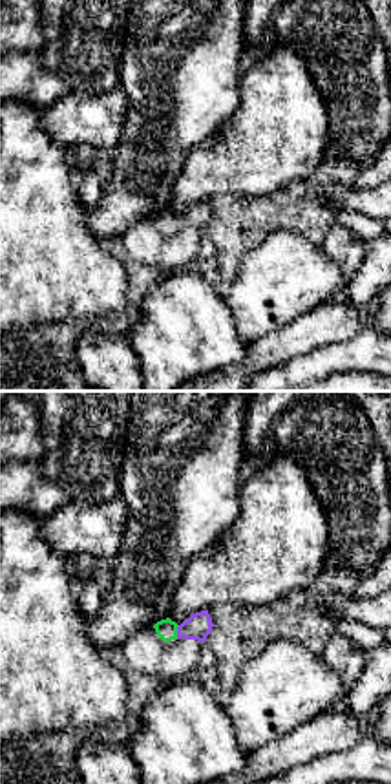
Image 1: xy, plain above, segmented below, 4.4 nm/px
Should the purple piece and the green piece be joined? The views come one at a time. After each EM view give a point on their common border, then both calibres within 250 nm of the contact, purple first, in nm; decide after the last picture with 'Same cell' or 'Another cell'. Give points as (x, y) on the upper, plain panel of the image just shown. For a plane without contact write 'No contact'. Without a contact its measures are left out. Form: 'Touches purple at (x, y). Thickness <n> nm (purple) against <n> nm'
Touches purple at (178, 222). Thickness 110 nm (purple) against 90 nm

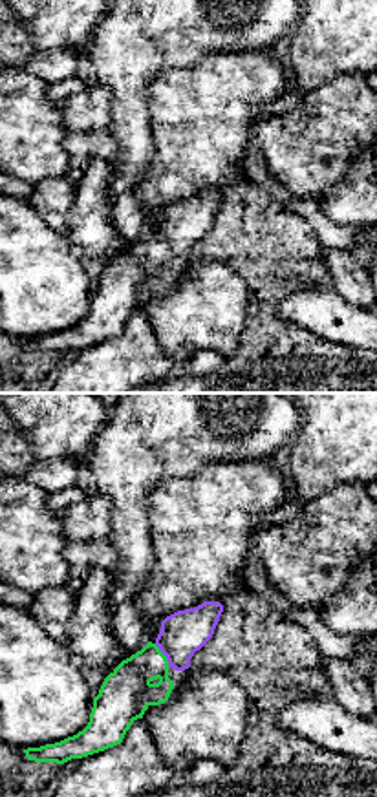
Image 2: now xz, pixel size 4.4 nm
Touches purple at (163, 244). Thickness 200 nm (purple) against 220 nm

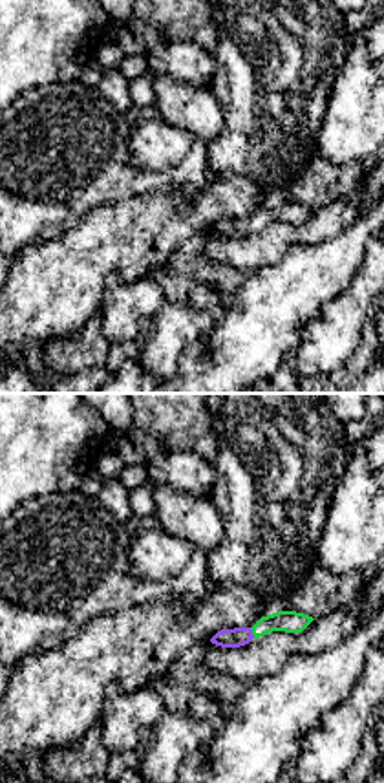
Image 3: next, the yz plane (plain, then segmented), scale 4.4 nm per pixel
Touches purple at (251, 224). Thickness 90 nm (purple) against 100 nm

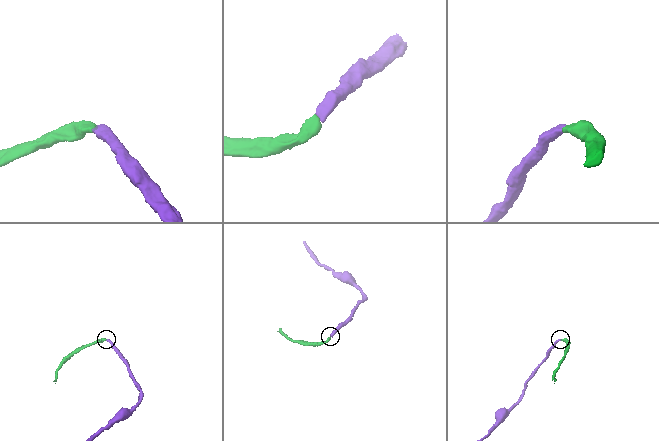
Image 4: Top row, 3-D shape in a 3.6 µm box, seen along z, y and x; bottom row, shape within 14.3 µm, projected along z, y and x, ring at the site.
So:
Same cell

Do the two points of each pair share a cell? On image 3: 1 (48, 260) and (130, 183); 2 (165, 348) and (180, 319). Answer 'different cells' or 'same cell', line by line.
1: different cells
2: same cell

